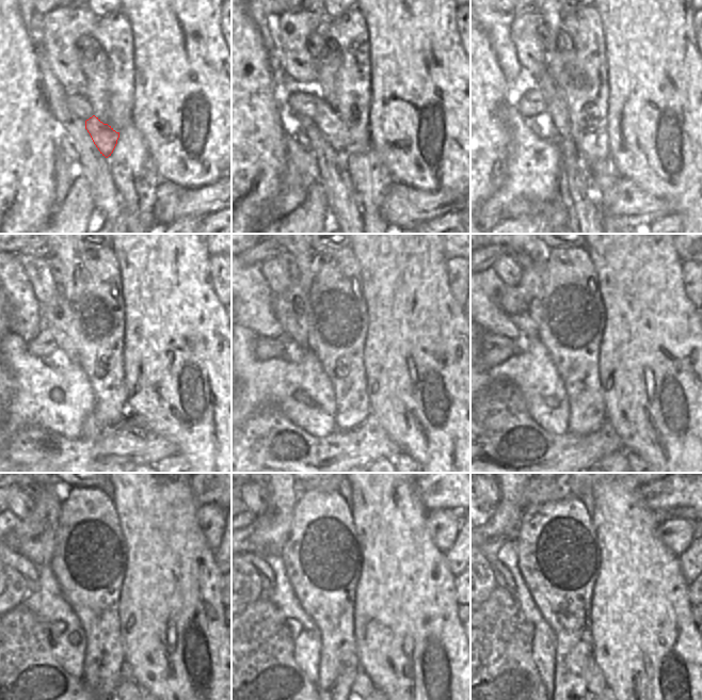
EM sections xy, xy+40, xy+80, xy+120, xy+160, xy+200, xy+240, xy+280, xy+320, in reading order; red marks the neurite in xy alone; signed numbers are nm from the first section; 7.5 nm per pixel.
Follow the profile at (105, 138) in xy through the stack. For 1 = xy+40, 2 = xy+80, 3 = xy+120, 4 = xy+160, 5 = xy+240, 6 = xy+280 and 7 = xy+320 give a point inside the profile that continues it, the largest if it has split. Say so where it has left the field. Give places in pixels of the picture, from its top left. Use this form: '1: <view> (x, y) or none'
1: xy+40 (325, 118)
2: xy+80 (557, 108)
3: xy+120 (57, 316)
4: xy+160 (291, 308)
5: xy+240 (34, 537)
6: xy+280 (267, 535)
7: xy+320 (504, 524)

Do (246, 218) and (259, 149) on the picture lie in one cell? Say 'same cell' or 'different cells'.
same cell

